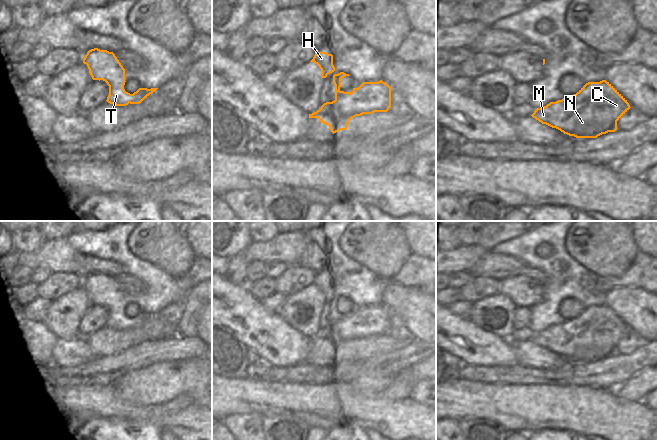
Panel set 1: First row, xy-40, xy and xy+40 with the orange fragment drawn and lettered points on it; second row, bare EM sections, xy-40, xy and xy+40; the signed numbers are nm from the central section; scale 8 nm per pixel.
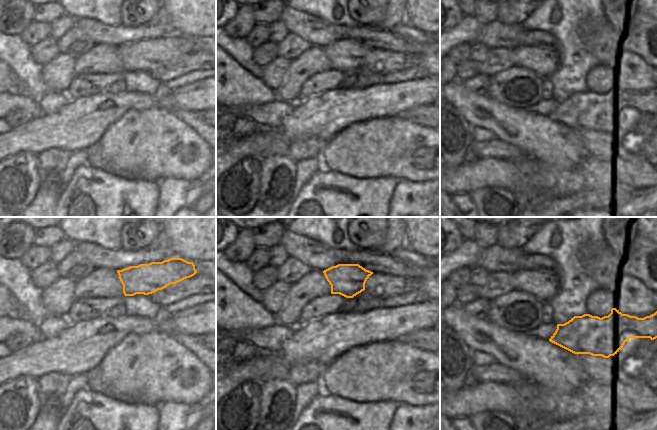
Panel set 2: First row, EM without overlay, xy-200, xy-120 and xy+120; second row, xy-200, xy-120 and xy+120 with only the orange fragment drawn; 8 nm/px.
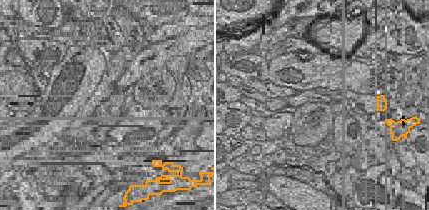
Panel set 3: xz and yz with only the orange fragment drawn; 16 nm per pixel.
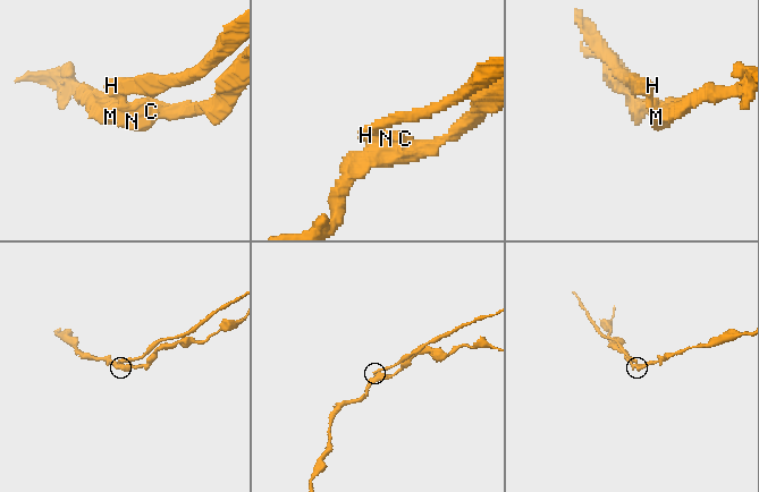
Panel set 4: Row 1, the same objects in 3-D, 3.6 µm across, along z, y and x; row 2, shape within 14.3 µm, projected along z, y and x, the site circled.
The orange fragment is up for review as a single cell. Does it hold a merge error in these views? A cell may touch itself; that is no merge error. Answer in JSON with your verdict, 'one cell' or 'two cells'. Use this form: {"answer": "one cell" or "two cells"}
{"answer": "two cells"}

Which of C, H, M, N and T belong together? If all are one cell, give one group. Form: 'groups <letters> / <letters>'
groups C M N / H T

